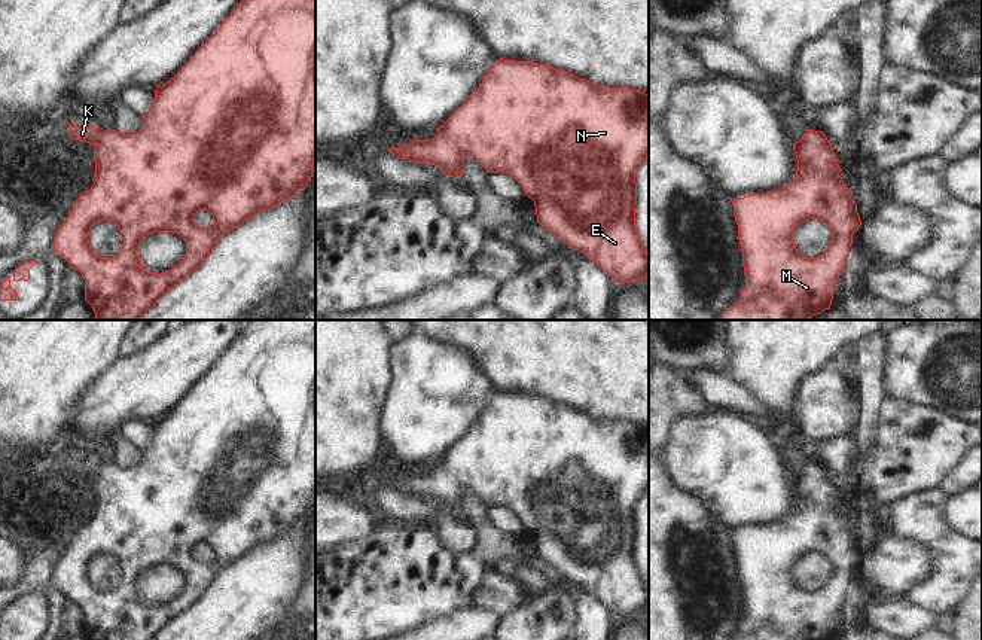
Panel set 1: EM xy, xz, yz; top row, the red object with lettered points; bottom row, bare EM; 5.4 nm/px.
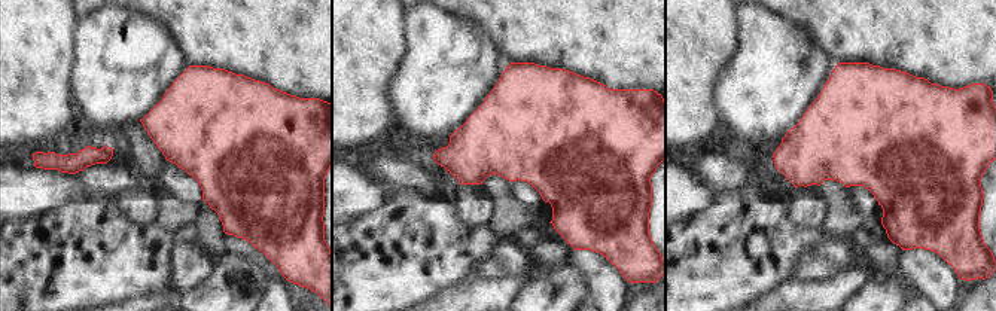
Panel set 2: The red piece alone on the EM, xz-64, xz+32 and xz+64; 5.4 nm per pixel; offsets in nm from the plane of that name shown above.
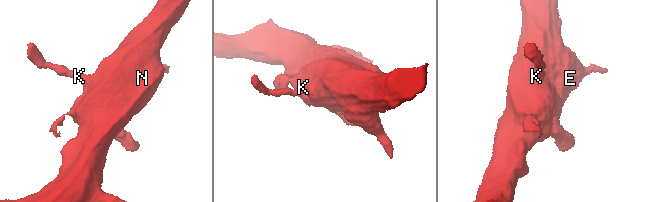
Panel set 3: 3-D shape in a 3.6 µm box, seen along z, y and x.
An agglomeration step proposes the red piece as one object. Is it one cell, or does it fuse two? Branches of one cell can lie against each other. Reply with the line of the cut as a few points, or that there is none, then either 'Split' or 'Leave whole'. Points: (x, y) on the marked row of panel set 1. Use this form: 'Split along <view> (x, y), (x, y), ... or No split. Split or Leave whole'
No split. Leave whole.

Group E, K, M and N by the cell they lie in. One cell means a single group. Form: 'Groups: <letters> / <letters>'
Groups: E K M N.

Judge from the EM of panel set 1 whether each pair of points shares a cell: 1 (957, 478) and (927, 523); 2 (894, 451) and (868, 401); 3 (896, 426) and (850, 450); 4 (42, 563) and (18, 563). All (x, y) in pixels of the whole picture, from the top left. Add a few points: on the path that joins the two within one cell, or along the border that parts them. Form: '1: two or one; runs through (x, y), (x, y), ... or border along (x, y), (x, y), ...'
1: two; border along (942, 490), (948, 494)
2: two; border along (886, 396), (875, 414), (872, 441), (862, 447)
3: two; border along (860, 448), (857, 457)
4: two; border along (15, 533), (27, 560), (27, 570), (17, 585)

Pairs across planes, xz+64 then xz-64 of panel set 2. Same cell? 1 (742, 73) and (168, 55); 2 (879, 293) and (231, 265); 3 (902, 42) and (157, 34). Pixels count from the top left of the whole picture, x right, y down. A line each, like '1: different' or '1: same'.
1: same
2: same
3: different

